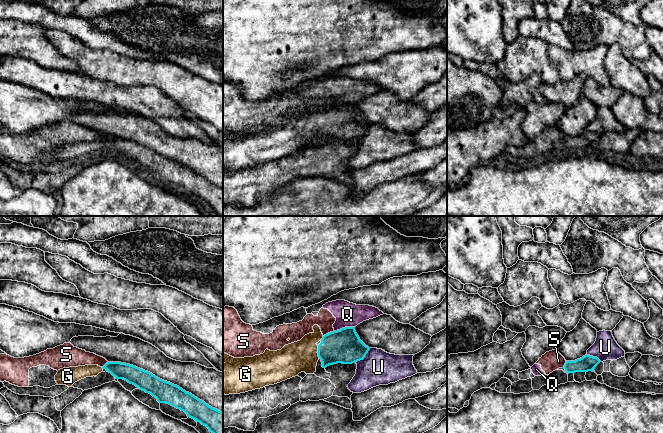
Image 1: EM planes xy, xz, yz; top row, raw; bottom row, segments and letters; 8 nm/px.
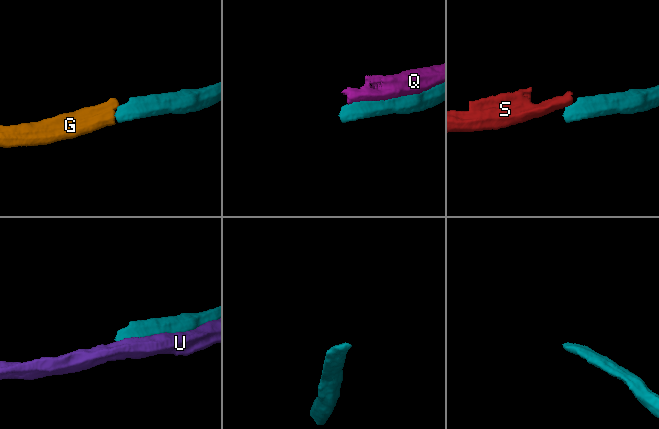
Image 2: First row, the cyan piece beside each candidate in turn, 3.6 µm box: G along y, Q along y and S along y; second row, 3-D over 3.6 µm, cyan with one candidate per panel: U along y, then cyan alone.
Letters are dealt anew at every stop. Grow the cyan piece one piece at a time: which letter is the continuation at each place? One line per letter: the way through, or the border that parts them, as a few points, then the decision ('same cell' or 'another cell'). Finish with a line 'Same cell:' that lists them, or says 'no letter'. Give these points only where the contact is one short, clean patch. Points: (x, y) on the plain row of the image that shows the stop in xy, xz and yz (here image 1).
G: way xz (344, 122), (318, 127), (307, 128), (301, 132); same cell
Q: another cell
S: border xz (333, 106), (323, 112); another cell
U: another cell
Same cell: G

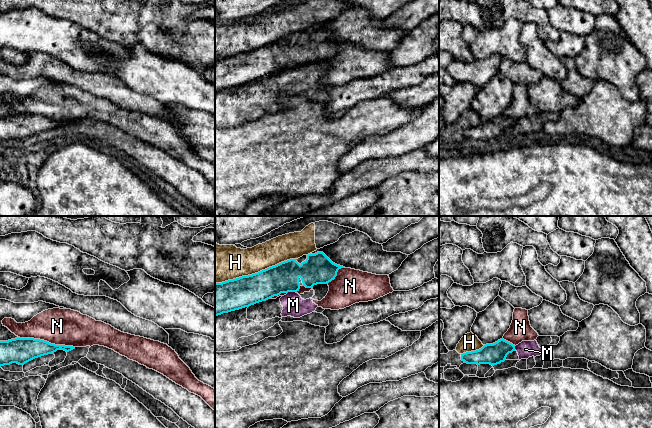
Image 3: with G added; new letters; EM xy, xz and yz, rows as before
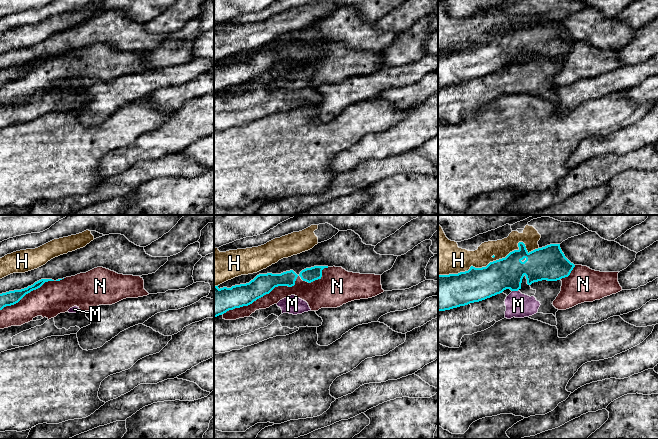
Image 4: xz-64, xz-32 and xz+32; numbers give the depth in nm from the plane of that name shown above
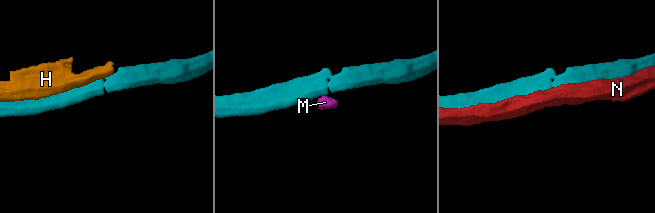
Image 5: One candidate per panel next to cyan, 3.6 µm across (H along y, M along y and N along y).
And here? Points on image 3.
H: another cell
M: border xz (295, 67), (287, 69); another cell
N: another cell
Same cell: no letter

